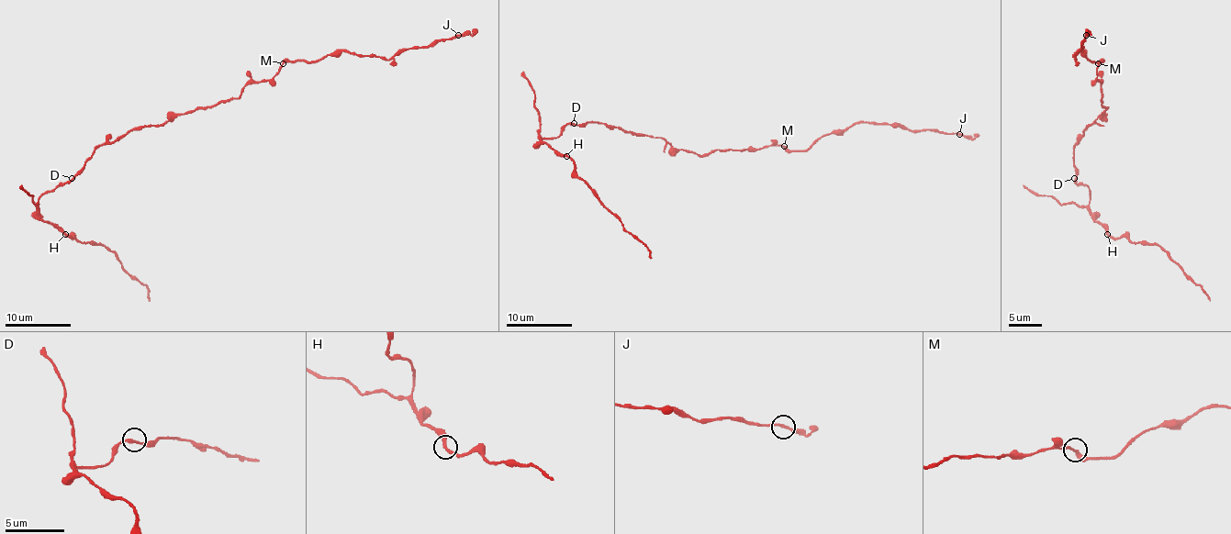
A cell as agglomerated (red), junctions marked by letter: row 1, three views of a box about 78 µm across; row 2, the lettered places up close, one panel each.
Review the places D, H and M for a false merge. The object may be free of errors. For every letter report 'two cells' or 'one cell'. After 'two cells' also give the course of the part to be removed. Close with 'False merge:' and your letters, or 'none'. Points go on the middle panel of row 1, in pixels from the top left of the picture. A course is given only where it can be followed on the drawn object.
D: one cell
H: one cell
M: one cell
False merge: none

